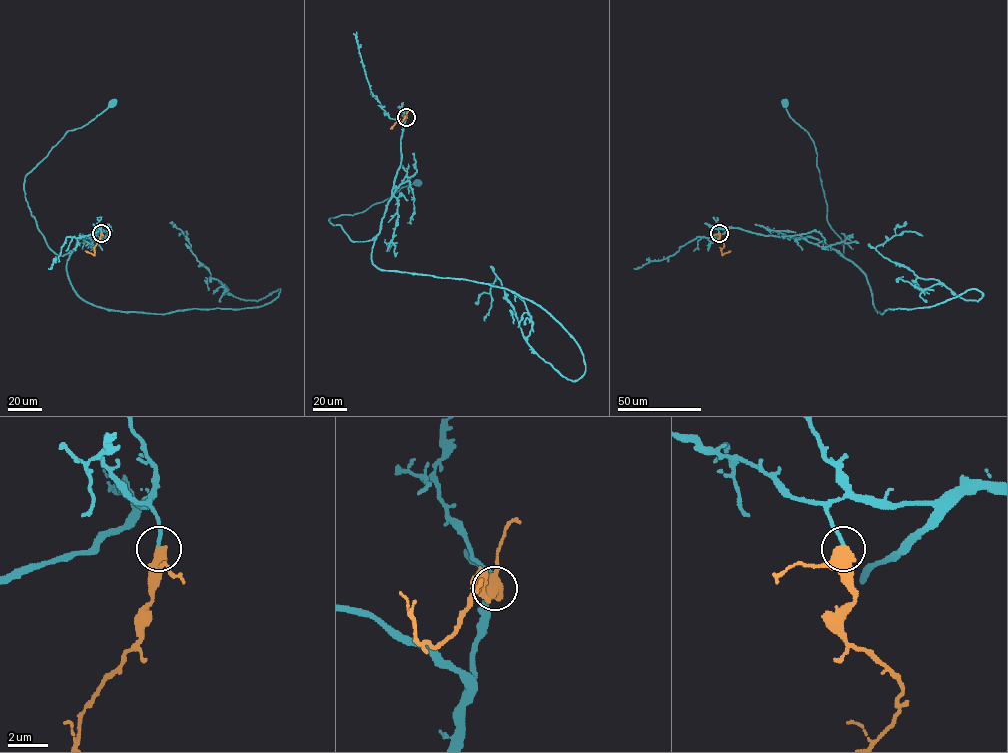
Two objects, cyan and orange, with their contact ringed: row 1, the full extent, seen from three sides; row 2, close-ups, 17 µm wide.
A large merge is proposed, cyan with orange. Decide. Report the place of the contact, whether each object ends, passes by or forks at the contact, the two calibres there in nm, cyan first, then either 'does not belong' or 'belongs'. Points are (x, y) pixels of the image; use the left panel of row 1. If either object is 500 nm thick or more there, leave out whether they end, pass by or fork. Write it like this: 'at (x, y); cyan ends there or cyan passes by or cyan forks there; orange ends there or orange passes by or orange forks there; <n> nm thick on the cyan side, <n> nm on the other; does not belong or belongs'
at (101, 233); cyan ends there; orange passes by; 170 nm thick on the cyan side, 460 nm on the other; belongs

